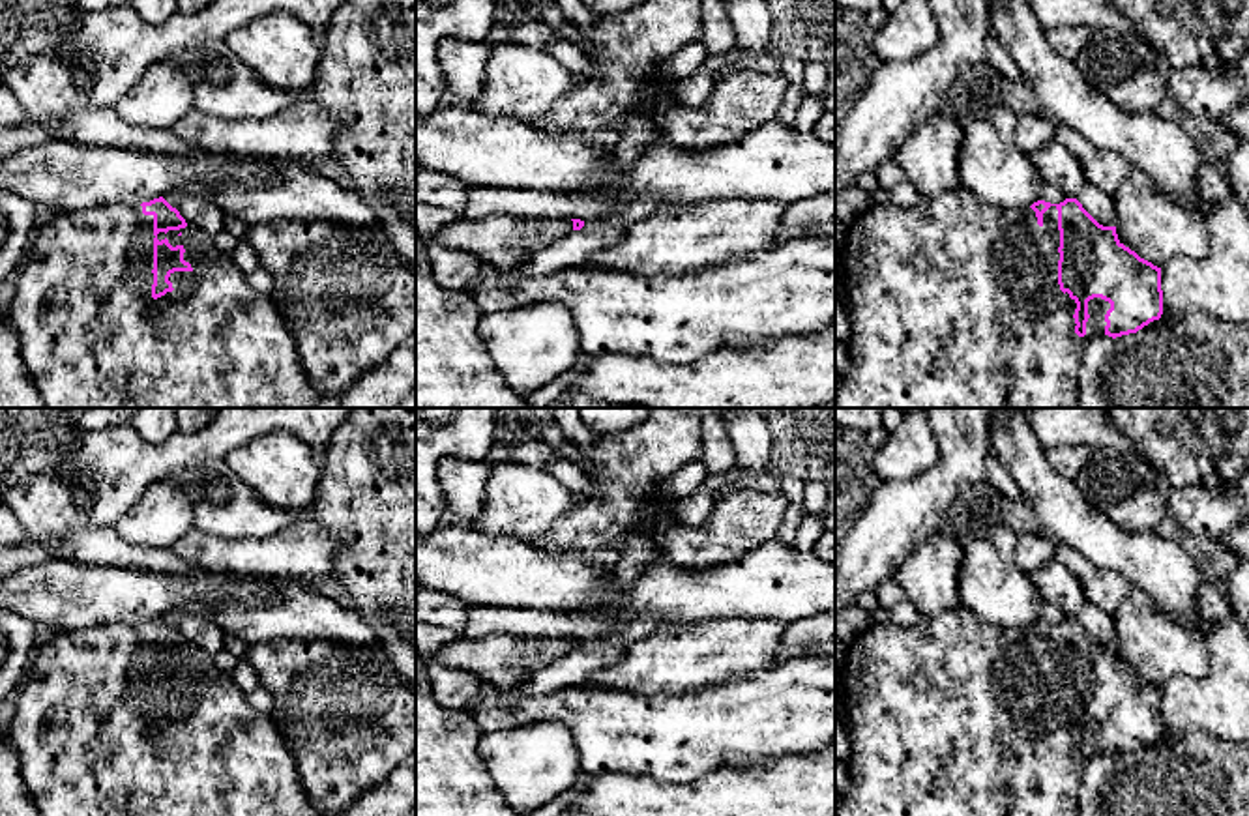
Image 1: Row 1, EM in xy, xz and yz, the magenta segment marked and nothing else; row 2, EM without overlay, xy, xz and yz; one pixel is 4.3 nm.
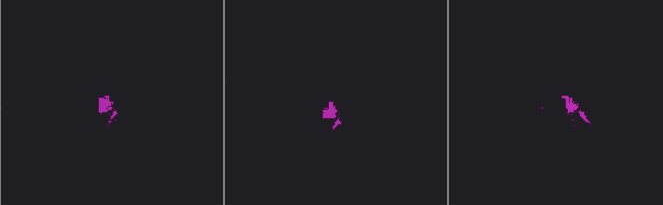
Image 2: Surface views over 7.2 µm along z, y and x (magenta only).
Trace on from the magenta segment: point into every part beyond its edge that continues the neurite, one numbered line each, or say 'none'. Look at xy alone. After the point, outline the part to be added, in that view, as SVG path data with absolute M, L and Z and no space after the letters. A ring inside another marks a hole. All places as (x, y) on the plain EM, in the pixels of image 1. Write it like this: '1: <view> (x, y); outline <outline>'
1: xy (83, 728); outline M99 623L58 631L34 651L19 687L9 743L41 816L320 816L309 803L296 760L270 713L253 709L230 674L195 646L154 653L142 625ZM154 659L185 668L191 691L174 691L172 711L154 719Z

